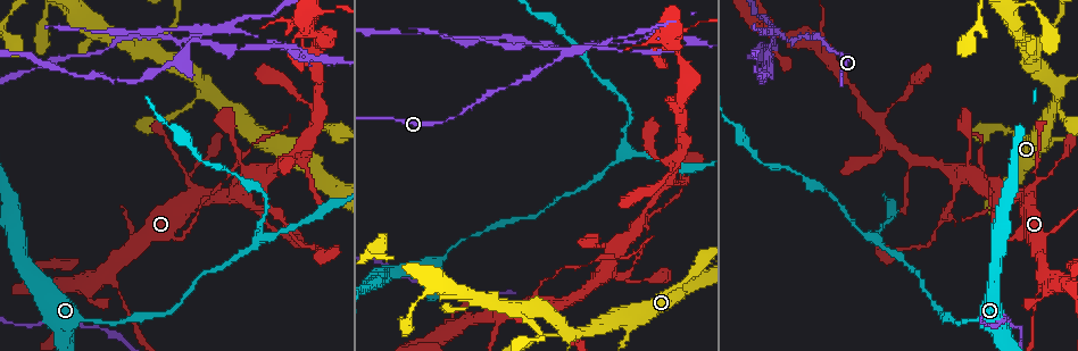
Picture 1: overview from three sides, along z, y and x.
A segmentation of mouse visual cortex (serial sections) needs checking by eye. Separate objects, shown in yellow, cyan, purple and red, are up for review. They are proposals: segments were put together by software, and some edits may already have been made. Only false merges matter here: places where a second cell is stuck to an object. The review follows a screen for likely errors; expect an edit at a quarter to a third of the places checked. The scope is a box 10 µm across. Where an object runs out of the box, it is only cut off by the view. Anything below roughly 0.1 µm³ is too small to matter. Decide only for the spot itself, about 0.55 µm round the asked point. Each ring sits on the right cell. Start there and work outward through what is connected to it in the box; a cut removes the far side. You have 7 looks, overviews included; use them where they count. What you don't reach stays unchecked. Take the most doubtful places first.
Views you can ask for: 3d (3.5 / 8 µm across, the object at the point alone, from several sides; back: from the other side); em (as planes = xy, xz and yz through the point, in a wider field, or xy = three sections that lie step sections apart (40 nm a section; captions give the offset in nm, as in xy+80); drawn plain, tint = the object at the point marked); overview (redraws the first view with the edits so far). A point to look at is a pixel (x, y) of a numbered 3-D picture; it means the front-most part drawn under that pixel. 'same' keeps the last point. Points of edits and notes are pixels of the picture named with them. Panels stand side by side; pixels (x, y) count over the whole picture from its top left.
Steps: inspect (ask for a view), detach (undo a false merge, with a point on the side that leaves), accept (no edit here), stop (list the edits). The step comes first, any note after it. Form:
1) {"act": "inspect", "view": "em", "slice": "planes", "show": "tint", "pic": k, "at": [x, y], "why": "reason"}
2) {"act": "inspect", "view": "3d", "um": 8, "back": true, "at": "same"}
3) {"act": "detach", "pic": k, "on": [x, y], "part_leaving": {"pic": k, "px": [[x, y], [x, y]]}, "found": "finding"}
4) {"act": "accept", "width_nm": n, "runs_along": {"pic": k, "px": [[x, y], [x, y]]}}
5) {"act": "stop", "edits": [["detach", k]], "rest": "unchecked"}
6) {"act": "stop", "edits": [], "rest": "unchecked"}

{"act": "inspect", "view": "3d", "um": 3.5, "pic": 1, "at": [778, 32], "why": "a fork"}

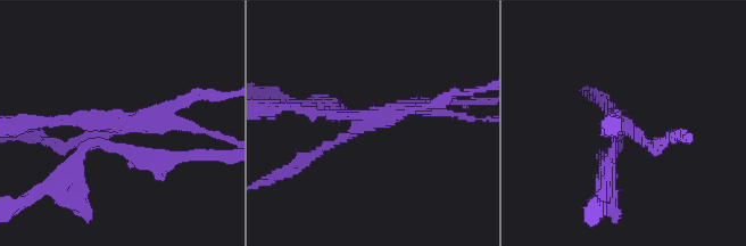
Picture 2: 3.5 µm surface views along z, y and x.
{"act": "inspect", "view": "em", "slice": "xy", "step": 3, "show": "tint", "pic": 2, "at": [366, 121], "why": "need the tissue"}

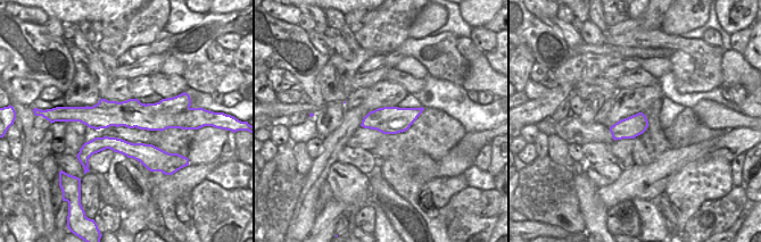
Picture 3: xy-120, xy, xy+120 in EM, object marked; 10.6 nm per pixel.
{"act": "detach", "pic": 2, "on": [52, 123], "found": "two cells meet here"}

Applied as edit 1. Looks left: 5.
{"act": "inspect", "view": "3d", "um": 3.5, "pic": 1, "at": [1058, 88]}

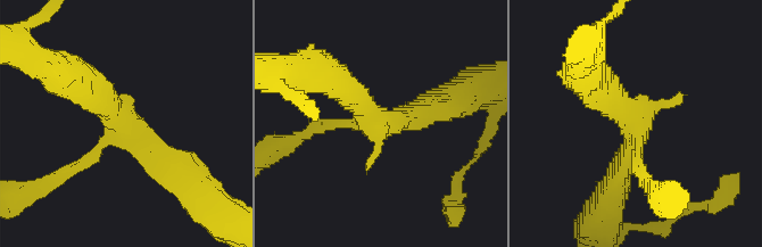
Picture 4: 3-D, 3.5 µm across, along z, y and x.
{"act": "inspect", "view": "em", "slice": "xy", "step": 5, "show": "tint", "pic": 4, "at": [129, 129], "arms": 4, "arm_widths_nm": [100, 150, 350, 400], "why": "shape alone is not enough"}

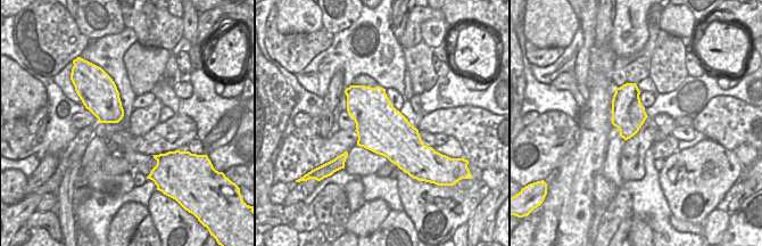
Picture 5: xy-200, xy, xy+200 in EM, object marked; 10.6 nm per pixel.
{"act": "accept", "runs_along": {"pic": 4, "px": [[183, 176], [82, 82]]}, "found": "one cell here"}

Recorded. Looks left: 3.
{"act": "inspect", "view": "3d", "um": 3.5, "pic": 1, "at": [154, 50]}

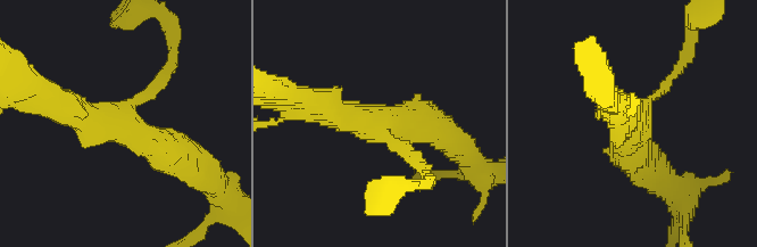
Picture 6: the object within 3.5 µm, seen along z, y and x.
{"act": "accept", "arms": 3, "arm_widths_nm": [150, 450, 500], "runs_along": {"pic": 6, "px": [[188, 159], [55, 104]]}, "found": "continuous, no second cell"}

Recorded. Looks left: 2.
{"act": "stop", "edits": [["detach", 2]], "rest": "unchecked"}

